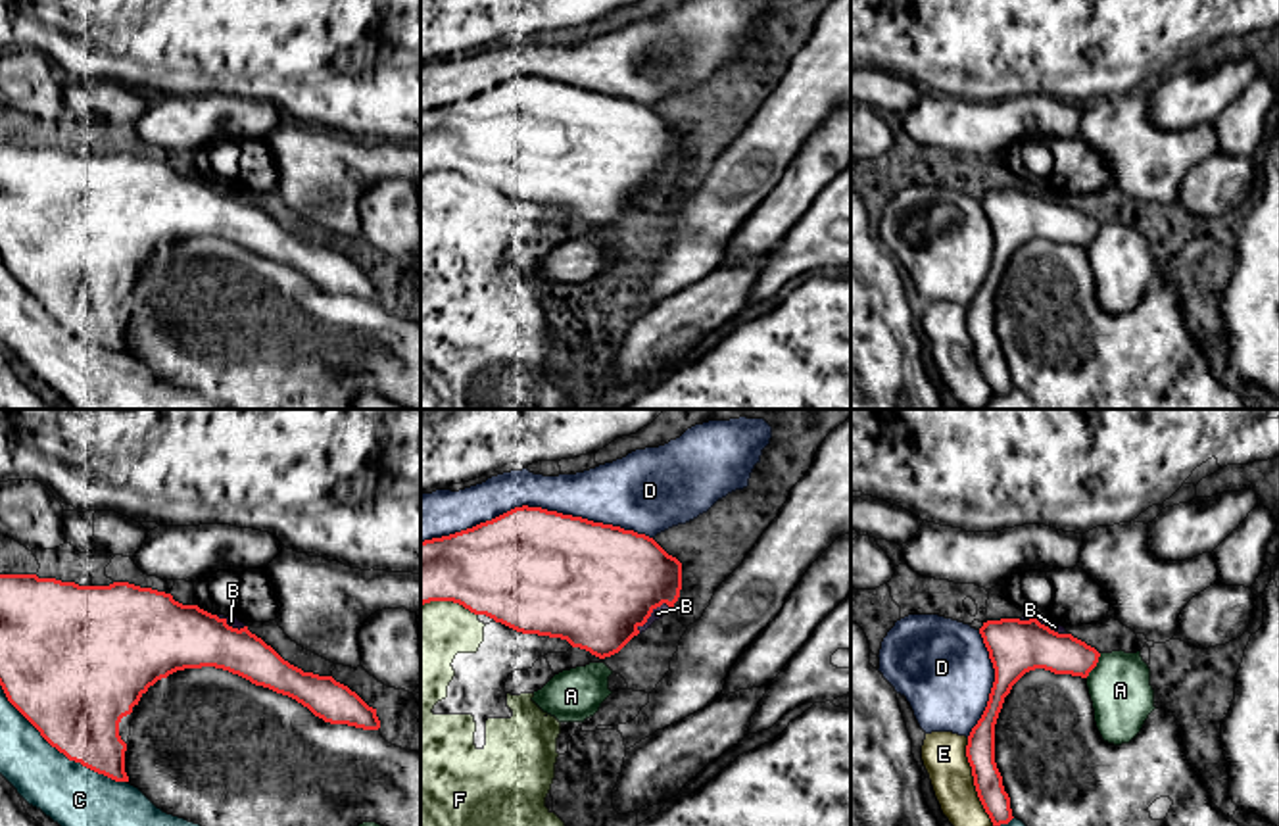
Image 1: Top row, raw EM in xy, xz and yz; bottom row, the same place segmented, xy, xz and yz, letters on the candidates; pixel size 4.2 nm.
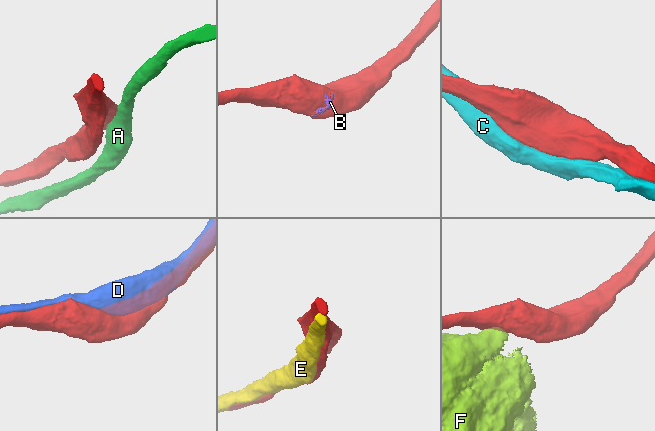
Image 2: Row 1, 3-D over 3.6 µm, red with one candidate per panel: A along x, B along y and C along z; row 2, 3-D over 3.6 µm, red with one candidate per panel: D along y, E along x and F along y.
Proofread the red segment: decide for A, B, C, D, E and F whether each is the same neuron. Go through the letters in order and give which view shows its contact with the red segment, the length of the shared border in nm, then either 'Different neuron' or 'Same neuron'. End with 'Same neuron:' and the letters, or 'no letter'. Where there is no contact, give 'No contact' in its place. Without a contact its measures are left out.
A: Touches red in yz. Shared border 120 nm. Different neuron
B: Touches red in yz. Shared border 220 nm. Same neuron
C: Touches red in xy. Shared border 650 nm. Different neuron
D: Touches red in xz. Shared border 950 nm. Different neuron
E: Touches red in yz. Shared border 380 nm. Different neuron
F: Touches red in xz. Shared border 240 nm. Different neuron
Same neuron: B

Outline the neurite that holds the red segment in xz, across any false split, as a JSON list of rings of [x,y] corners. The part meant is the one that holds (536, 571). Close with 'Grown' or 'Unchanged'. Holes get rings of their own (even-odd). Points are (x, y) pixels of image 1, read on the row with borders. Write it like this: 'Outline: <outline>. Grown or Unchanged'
Outline: [[[515,507],[472,528],[421,542],[421,605],[453,601],[522,634],[567,640],[605,659],[678,601],[682,563],[653,538],[542,507]]]. Grown

